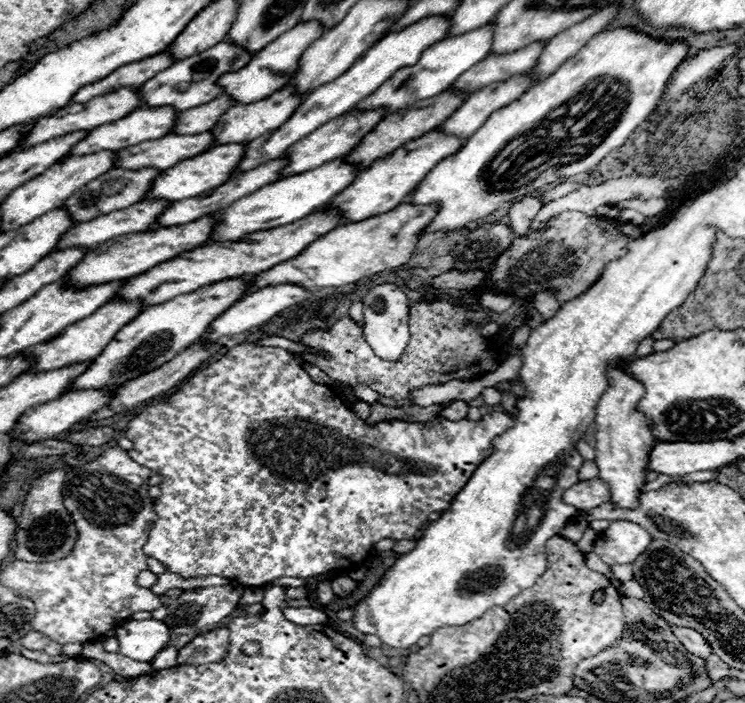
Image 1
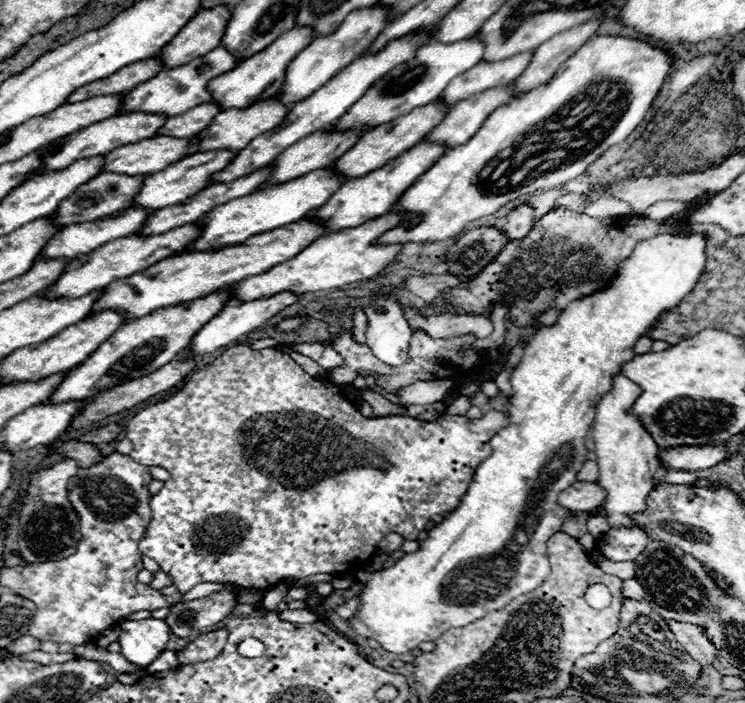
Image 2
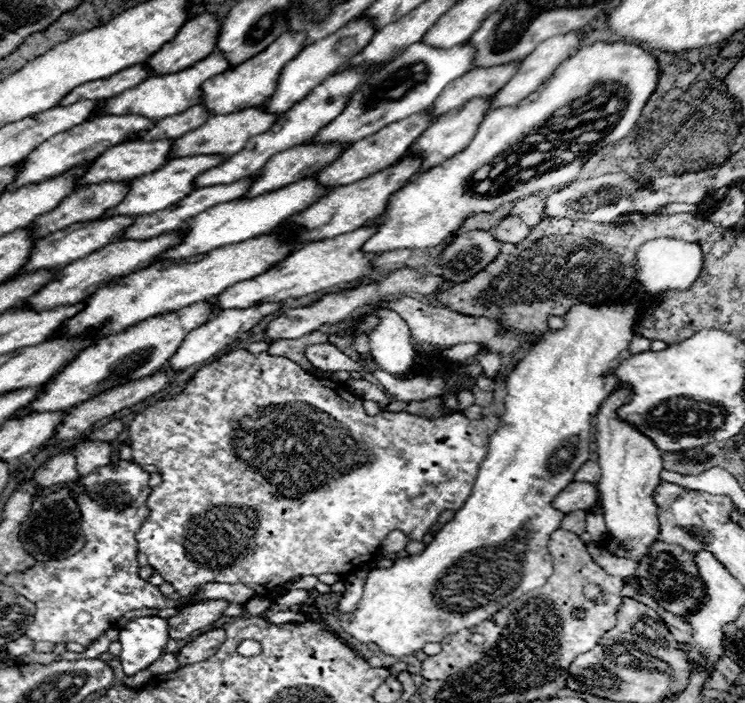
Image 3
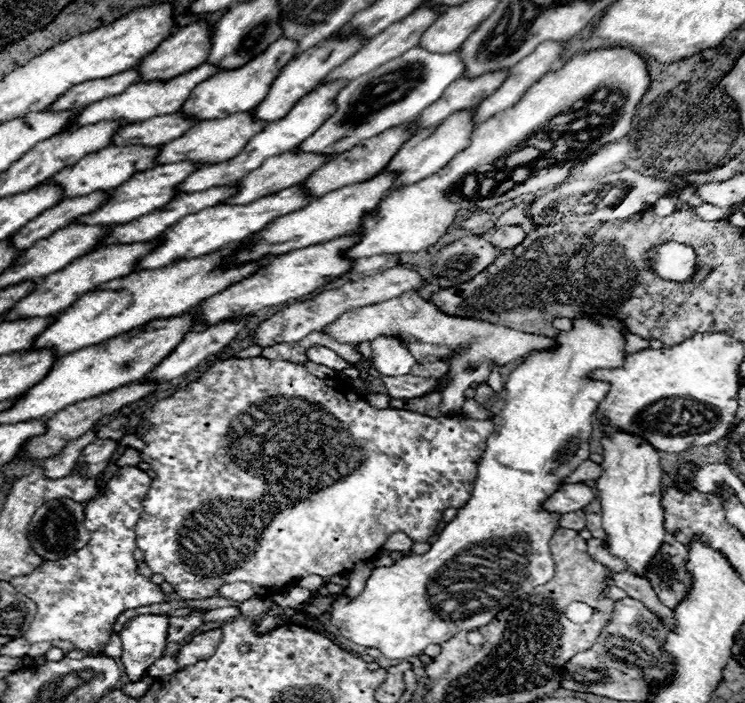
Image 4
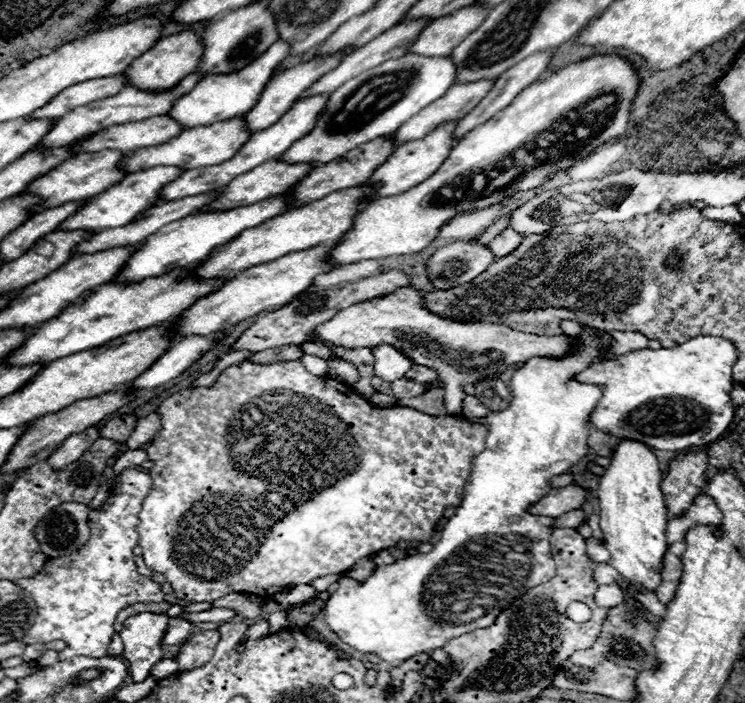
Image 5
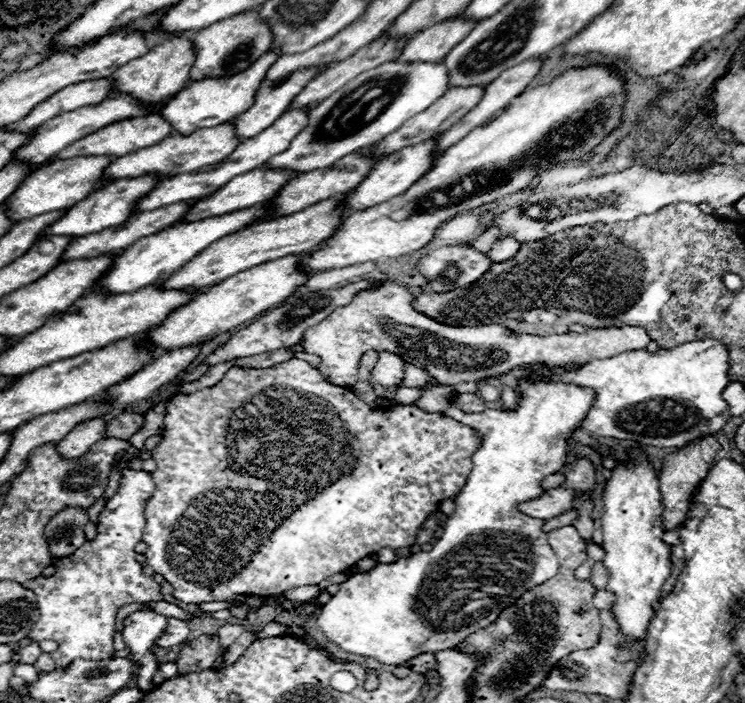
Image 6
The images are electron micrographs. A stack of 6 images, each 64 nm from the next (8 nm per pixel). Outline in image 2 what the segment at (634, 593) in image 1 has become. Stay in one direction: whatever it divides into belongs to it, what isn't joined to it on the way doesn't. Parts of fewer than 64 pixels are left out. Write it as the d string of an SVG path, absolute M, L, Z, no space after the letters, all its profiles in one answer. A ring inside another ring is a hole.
M636 578L624 580L622 583L622 594L626 598L632 598L640 600L644 598L644 588L640 584Z

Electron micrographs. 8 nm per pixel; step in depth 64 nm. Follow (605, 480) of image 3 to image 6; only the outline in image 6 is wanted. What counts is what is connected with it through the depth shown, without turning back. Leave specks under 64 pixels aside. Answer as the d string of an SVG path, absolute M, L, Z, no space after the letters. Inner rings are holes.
M630 450L630 460L618 464L612 470L612 478L602 492L604 514L604 558L602 564L610 572L606 590L616 596L610 612L614 614L620 632L632 638L646 638L646 626L654 614L652 602L660 600L662 584L670 576L670 546L662 540L662 504L658 490L658 476L652 466L646 464L638 450Z

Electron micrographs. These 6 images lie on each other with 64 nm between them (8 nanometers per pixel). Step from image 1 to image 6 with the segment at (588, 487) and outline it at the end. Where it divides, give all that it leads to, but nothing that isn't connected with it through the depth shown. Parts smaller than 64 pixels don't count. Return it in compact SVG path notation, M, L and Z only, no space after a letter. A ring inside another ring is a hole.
M552 488L552 490L546 490L544 494L540 494L534 500L526 500L526 502L518 504L518 510L526 516L548 520L548 518L554 518L554 516L568 512L572 508L572 500L574 500L572 490Z

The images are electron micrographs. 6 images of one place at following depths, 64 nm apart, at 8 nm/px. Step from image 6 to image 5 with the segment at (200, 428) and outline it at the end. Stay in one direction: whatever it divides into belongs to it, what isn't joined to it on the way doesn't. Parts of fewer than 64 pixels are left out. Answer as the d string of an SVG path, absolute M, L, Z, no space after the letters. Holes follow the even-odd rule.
M300 360L276 362L260 366L252 362L240 362L222 372L218 382L210 388L184 388L178 394L166 398L158 406L162 416L162 428L154 436L154 444L146 448L148 458L154 462L150 478L154 482L146 502L142 506L138 534L140 546L144 548L144 562L154 570L162 572L172 584L176 598L194 602L214 602L232 592L250 592L258 596L276 594L288 586L308 584L316 578L342 574L350 570L356 560L372 556L374 552L394 548L398 542L428 542L434 534L436 522L442 518L446 506L458 506L462 502L464 486L472 472L472 458L484 450L486 428L470 424L454 416L430 416L414 408L394 406L376 408L368 400L360 398L352 386L338 384L328 376L310 374Z

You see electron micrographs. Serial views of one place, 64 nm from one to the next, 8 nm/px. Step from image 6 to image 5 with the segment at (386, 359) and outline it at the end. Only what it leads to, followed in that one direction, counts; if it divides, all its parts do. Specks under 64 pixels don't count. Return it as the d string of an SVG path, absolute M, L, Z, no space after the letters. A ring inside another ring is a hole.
M386 344L376 346L376 348L372 348L372 352L376 358L374 376L378 376L384 382L394 382L394 380L402 378L408 372L408 368L412 366L412 362L398 350L394 350L392 346L386 346Z

